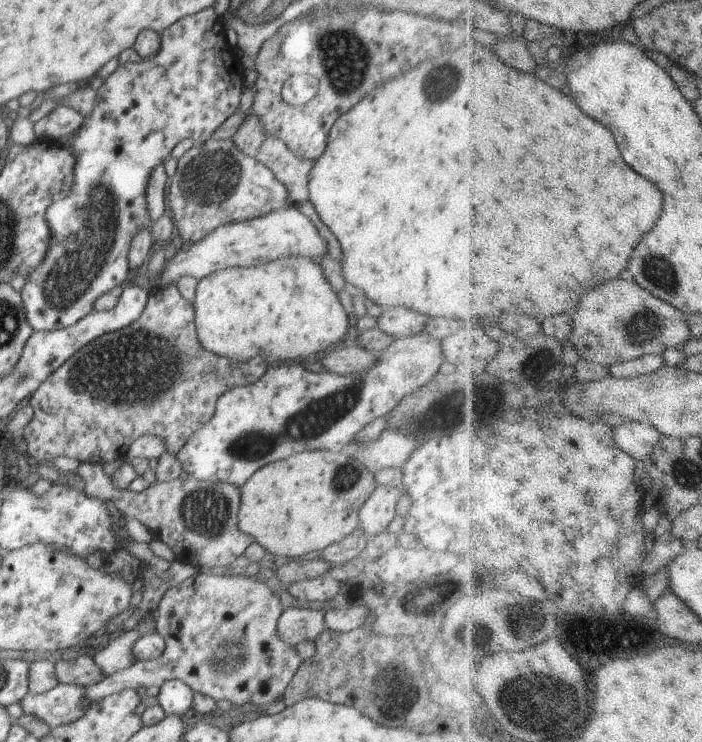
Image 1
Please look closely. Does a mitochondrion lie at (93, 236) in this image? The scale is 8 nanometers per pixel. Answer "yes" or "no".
yes

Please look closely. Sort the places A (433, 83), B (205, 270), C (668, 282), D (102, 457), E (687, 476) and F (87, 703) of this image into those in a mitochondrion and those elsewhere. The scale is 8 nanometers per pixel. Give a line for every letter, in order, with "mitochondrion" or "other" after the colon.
A: mitochondrion
B: other
C: mitochondrion
D: other
E: mitochondrion
F: other

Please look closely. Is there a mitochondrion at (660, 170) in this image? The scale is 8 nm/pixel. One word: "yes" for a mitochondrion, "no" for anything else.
no

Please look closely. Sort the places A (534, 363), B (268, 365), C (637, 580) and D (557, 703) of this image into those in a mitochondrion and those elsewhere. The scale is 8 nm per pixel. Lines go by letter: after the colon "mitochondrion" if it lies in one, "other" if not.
A: other
B: other
C: other
D: mitochondrion

